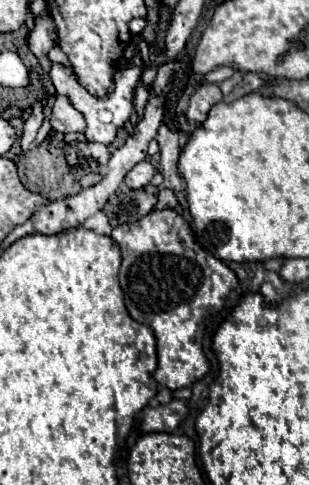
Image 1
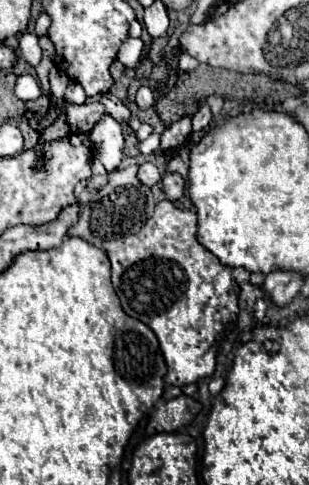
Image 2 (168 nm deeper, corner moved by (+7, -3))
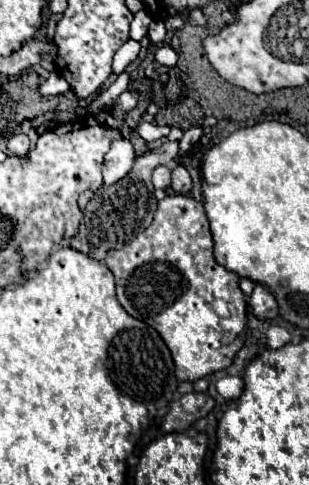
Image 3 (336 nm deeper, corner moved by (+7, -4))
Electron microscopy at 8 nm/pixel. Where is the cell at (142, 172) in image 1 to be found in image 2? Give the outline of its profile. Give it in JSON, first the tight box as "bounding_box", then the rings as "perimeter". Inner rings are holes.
{"bounding_box":[139,163,161,187],"perimeter":[[[143,163],[139,167],[139,181],[147,187],[153,187],[155,183],[161,181],[161,171],[153,163]]]}

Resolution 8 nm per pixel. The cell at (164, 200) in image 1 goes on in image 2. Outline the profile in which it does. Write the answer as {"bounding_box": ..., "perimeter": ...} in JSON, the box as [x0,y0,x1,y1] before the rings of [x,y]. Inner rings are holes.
{"bounding_box":[163,173,185,201],"perimeter":[[[167,173],[163,177],[163,193],[165,193],[165,199],[177,201],[179,197],[183,197],[183,191],[185,191],[185,179],[179,173]]]}

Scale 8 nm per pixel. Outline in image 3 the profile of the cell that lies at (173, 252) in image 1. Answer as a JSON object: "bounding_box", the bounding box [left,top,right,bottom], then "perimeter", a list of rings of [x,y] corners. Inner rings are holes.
{"bounding_box":[105,194,247,382],"perimeter":[[[181,194],[163,198],[157,204],[151,226],[145,228],[133,242],[125,244],[123,248],[109,250],[105,264],[115,276],[119,304],[127,310],[129,316],[135,316],[149,324],[165,340],[175,362],[177,380],[195,382],[217,370],[227,368],[233,362],[233,356],[237,354],[237,344],[241,348],[245,340],[247,298],[239,290],[239,276],[219,266],[213,258],[209,220],[201,202]]]}

